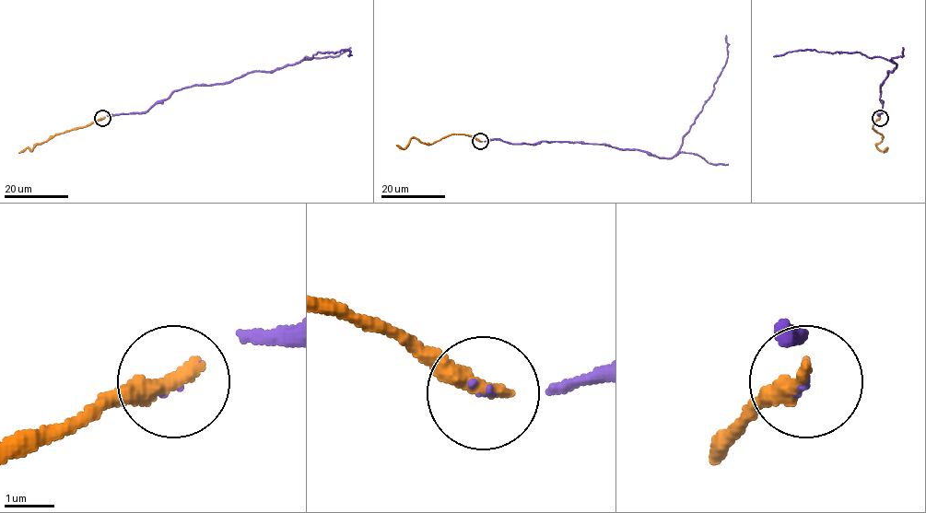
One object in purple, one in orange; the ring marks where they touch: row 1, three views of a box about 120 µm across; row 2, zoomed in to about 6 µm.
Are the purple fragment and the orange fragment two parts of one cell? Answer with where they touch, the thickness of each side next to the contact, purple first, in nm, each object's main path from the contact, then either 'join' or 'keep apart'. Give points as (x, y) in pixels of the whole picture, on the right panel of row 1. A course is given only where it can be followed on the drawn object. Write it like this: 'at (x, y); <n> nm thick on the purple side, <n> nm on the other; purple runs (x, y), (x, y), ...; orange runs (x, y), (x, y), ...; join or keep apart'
at (880, 118); 70 nm thick on the purple side, 400 nm on the other; purple runs (880, 118), (880, 87), (887, 72), (896, 65), (888, 59), (867, 57), (861, 52), (808, 50), (774, 56); orange runs (880, 118), (873, 128), (882, 135), (882, 141), (875, 145), (882, 151), (886, 147), (884, 153); join

